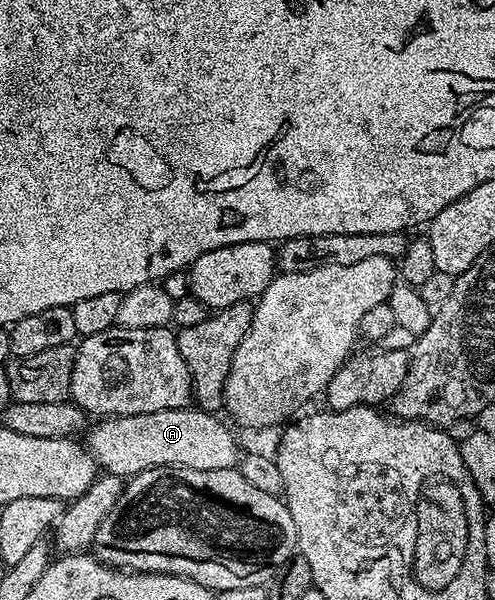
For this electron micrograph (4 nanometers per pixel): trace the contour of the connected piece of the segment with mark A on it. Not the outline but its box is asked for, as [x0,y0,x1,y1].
[84,407,240,479]

